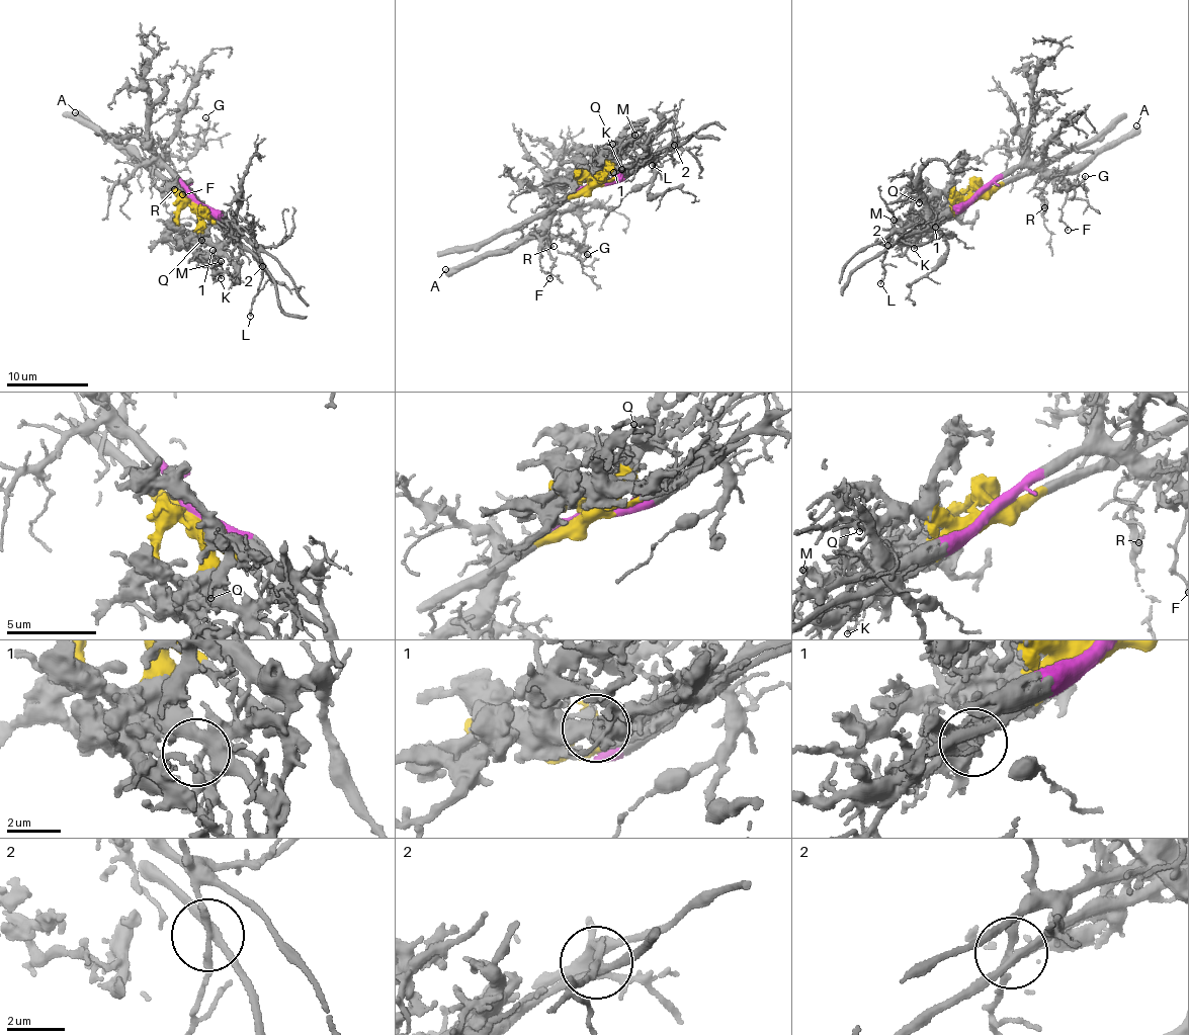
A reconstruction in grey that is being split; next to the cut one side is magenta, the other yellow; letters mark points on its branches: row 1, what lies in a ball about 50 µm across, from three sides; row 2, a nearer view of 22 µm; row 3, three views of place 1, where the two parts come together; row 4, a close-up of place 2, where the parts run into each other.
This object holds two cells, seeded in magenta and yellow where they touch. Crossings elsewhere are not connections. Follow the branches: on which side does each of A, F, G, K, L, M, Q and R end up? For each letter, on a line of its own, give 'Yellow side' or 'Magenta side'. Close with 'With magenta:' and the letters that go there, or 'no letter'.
A: Magenta side
F: Magenta side
G: Magenta side
K: Yellow side
L: Magenta side
M: Yellow side
Q: Yellow side
R: Magenta side
With magenta: A, F, G, L, R

